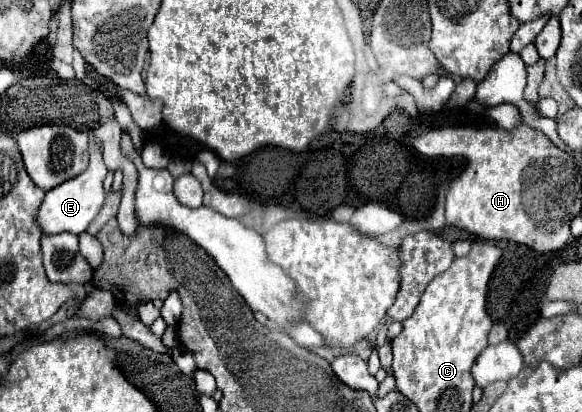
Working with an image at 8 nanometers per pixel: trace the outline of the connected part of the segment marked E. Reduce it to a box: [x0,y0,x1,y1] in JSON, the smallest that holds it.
[37,137,107,235]

